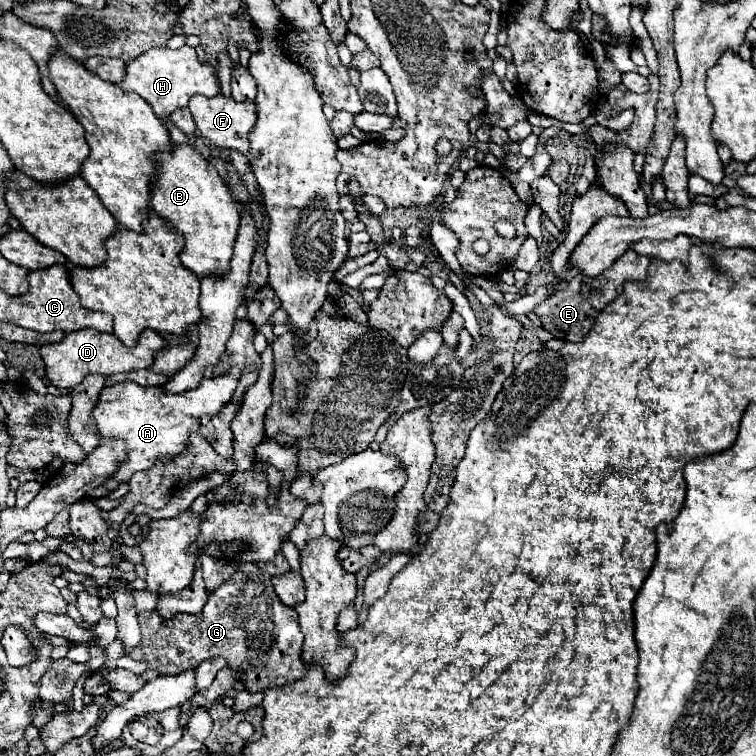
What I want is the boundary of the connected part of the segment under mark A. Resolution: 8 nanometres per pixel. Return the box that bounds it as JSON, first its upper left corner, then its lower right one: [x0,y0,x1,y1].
[93,369,237,483]

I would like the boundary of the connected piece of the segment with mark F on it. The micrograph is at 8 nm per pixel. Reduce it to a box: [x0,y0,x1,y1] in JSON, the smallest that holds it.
[189,93,255,153]

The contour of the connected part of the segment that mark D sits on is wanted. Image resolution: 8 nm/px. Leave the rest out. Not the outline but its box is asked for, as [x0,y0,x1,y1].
[39,329,165,389]

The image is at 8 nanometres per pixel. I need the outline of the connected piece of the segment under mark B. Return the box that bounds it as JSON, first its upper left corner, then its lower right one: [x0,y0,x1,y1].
[151,145,241,277]

